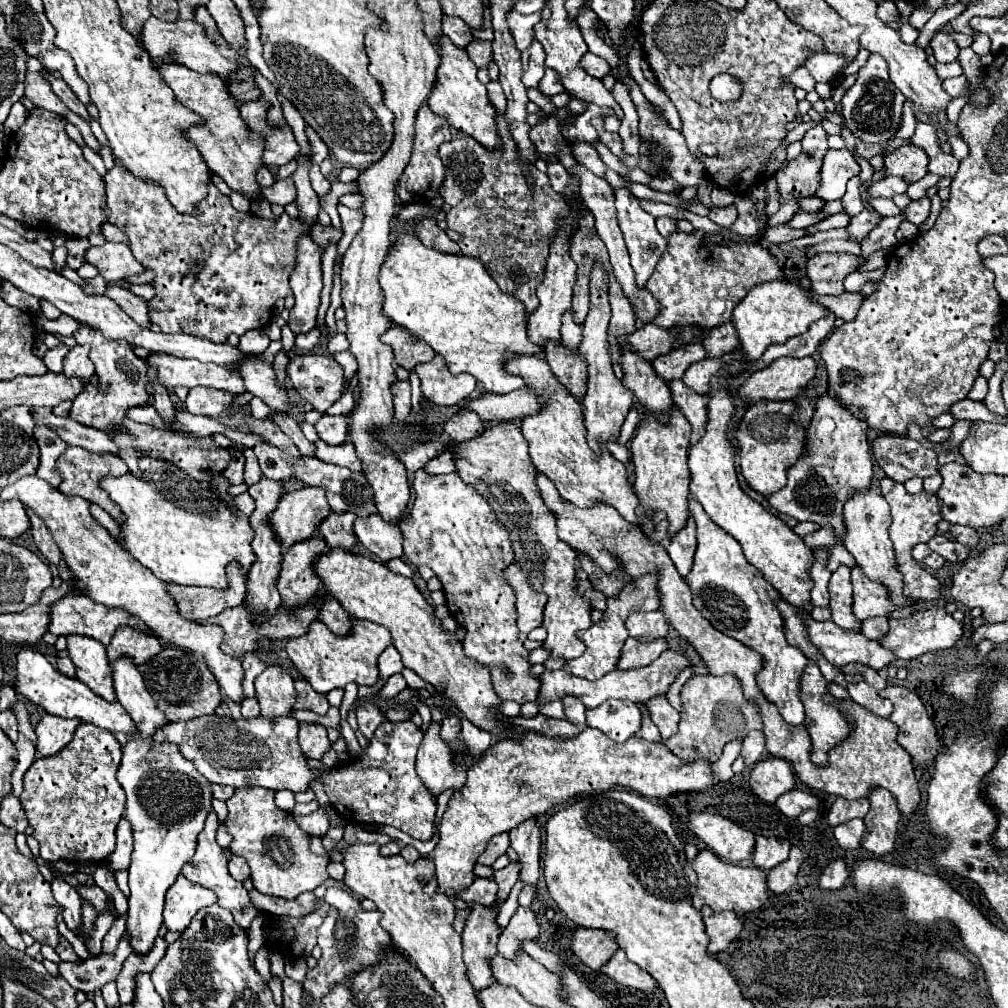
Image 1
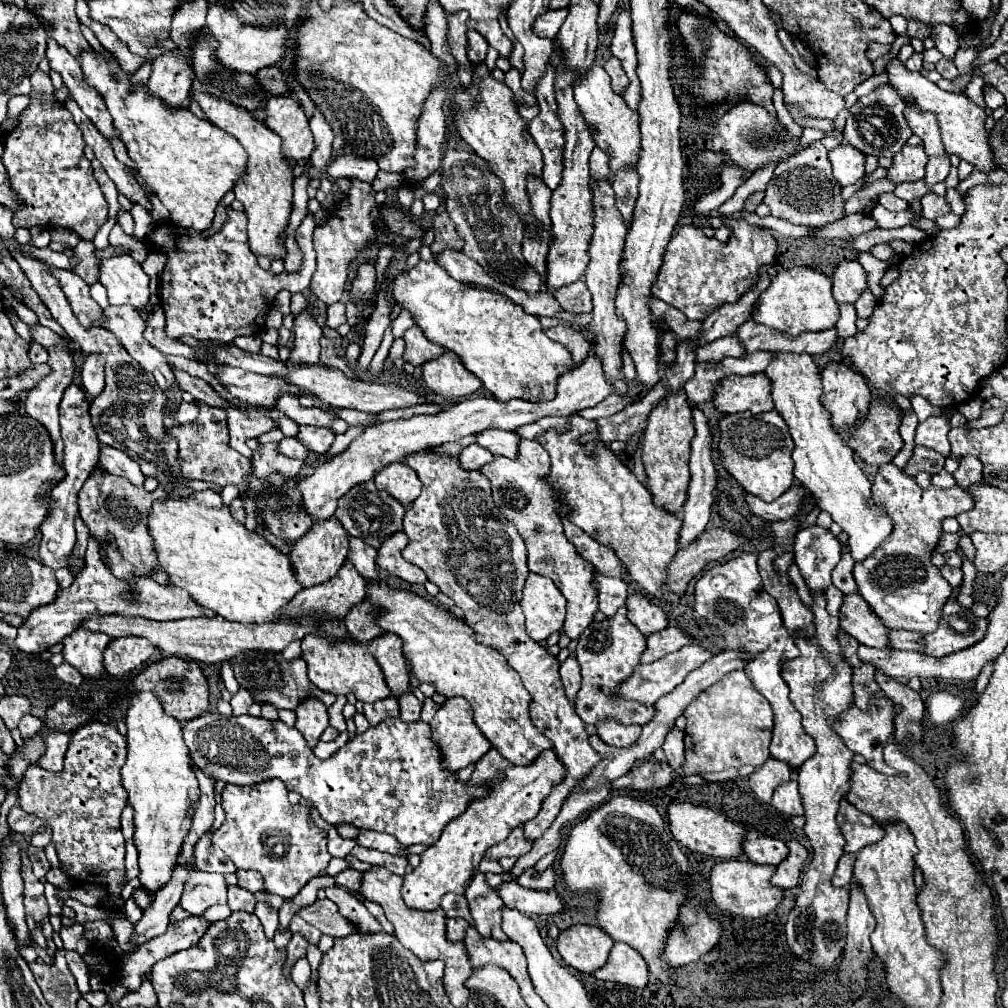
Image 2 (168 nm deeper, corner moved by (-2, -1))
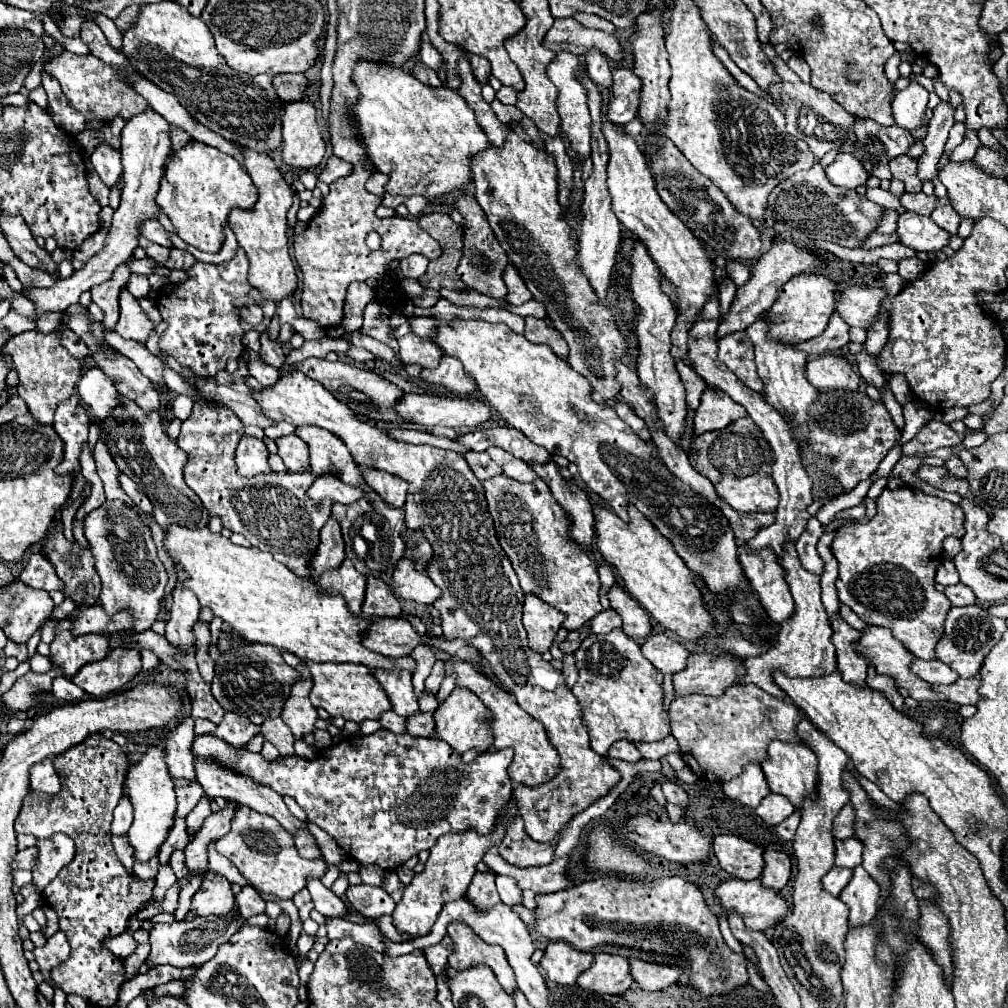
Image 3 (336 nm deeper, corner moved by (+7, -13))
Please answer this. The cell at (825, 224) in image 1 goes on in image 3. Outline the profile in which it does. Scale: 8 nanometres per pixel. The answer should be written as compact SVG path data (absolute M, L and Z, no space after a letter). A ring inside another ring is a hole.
M899 155L895 157L891 163L891 173L895 179L903 181L905 185L905 191L907 193L919 193L921 191L921 181L917 177L917 171L915 171L915 159L909 157L909 155Z

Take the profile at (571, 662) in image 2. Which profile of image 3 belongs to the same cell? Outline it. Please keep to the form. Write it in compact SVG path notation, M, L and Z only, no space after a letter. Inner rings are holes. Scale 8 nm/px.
M565 655L563 657L563 669L561 669L565 681L567 681L567 687L571 689L575 683L577 683L577 669L575 669L575 657L573 655Z

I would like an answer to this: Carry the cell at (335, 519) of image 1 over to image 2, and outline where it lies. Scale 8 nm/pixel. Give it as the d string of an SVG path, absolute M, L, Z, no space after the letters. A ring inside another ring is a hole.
M350 537L348 561L352 561L354 567L360 571L360 575L364 579L368 579L370 583L382 581L380 579L380 573L378 573L378 567L376 567L376 551L372 547L368 547L362 539Z

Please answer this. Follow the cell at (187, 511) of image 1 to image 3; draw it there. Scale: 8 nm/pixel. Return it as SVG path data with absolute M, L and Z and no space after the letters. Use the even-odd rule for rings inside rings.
M169 525L163 545L173 565L181 565L181 571L187 573L187 579L183 583L177 581L177 585L191 589L201 607L209 607L215 617L221 617L225 625L249 643L273 645L295 653L301 661L363 663L369 669L413 671L415 667L411 657L391 659L367 651L361 645L361 633L369 627L369 621L351 615L341 595L321 593L313 581L295 575L269 553L233 545L207 525L201 529Z

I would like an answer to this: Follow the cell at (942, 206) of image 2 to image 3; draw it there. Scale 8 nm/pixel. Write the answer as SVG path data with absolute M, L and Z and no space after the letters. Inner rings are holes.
M951 203L935 207L933 213L931 213L931 219L933 219L941 229L945 229L945 231L951 233L951 235L957 233L957 227L959 227L959 223L961 223L961 217L959 217L959 213L951 207Z

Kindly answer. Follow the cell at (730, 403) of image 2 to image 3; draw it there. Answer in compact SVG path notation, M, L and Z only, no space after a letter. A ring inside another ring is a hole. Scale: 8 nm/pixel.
M707 387L701 395L701 405L695 411L695 435L723 429L727 427L727 423L733 423L735 419L741 419L741 417L747 417L747 411L743 405L735 403L723 391L715 387Z

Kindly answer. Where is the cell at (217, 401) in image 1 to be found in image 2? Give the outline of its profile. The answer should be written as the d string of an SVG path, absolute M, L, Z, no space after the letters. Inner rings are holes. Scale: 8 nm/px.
M182 403L180 409L178 409L178 413L176 413L176 421L178 421L180 425L190 423L190 421L194 421L196 417L198 417L198 407L196 407L194 403Z

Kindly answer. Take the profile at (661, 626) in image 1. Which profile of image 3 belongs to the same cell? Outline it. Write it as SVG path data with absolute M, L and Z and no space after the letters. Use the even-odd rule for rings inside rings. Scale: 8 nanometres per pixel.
M613 585L613 589L609 591L609 601L611 607L623 617L623 631L631 639L643 641L651 635L653 627L649 615L639 607L639 603L627 591L623 591L619 585Z

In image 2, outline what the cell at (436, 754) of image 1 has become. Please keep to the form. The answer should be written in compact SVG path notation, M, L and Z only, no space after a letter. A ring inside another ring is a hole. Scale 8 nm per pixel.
M452 697L452 699L448 699L436 711L434 719L430 721L430 727L432 727L432 737L436 739L436 743L440 745L442 755L444 755L444 765L452 773L460 771L468 763L476 763L492 747L492 743L476 727L474 717L472 717L472 707L470 707L470 703L464 697Z

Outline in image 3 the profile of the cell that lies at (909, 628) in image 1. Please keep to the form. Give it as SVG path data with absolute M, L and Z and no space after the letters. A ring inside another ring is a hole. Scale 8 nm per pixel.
M977 605L969 607L951 607L947 613L947 619L943 621L943 635L935 645L935 657L949 665L959 677L971 677L979 671L983 659L987 653L999 643L1003 631L1005 631L1005 619L991 617L985 609Z

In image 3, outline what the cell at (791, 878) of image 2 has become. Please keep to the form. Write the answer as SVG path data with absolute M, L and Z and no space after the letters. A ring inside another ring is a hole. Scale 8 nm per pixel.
M765 851L765 869L761 881L773 891L781 891L791 879L791 859L783 851Z

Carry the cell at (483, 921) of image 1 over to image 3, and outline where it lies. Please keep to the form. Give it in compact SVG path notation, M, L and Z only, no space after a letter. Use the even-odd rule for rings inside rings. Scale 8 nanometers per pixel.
M475 873L471 885L465 893L465 899L479 911L487 911L487 907L501 903L501 899L495 891L495 875L493 873Z

